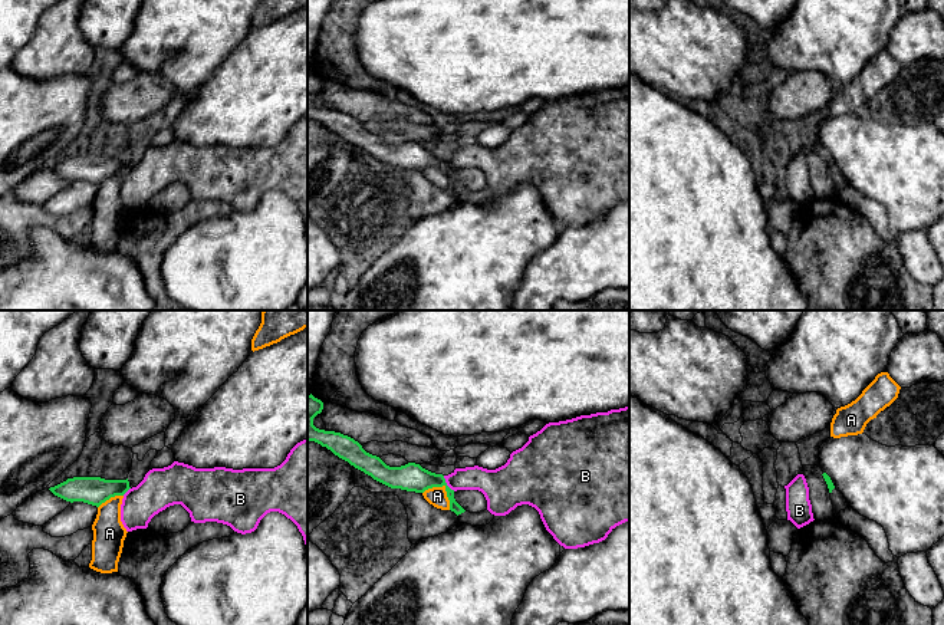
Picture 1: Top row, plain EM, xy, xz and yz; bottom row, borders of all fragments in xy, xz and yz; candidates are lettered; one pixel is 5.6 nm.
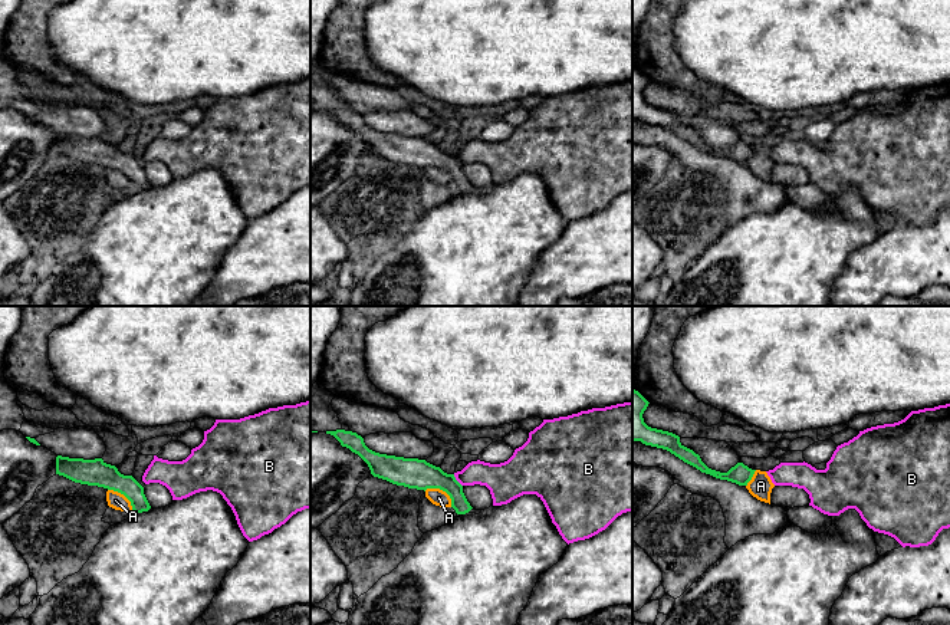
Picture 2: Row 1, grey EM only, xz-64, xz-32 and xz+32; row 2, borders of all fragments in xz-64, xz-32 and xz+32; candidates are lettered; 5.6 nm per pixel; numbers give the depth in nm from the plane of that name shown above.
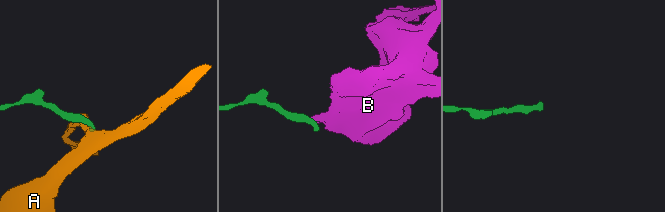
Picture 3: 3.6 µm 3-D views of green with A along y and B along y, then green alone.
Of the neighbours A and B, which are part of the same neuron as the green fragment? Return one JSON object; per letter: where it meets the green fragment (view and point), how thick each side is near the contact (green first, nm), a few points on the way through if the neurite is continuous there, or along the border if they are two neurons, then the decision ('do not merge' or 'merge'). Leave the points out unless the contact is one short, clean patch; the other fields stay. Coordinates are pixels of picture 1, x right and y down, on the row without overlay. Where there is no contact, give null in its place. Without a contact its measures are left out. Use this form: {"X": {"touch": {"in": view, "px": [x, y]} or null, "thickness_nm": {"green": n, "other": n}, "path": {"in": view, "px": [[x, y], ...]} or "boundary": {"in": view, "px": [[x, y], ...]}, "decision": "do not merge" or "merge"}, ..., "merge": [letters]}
{"A": {"touch": {"in": "xz", "px": [446, 165]}, "thickness_nm": {"green": 160, "other": 110}, "boundary": {"in": "xz", "px": [[423, 170], [443, 164], [450, 187]]}, "decision": "do not merge"}, "B": {"touch": {"in": "xz", "px": [446, 163]}, "thickness_nm": {"green": 160, "other": 150}, "boundary": {"in": "xz", "px": [[443, 154], [444, 160], [454, 168]]}, "decision": "do not merge"}, "merge": []}

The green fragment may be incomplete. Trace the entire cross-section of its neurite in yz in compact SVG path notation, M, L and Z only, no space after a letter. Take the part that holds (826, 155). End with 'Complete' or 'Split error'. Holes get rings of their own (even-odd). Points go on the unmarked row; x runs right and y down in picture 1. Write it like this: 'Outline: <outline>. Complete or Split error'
Outline: M823 151L822 154L823 154L823 157L828 162L828 167L829 167L829 171L830 171L830 178L832 178L832 182L833 182L833 193L836 195L841 188L845 188L846 185L849 185L849 181L846 180L843 172L835 167L830 155L826 151Z. Split error

